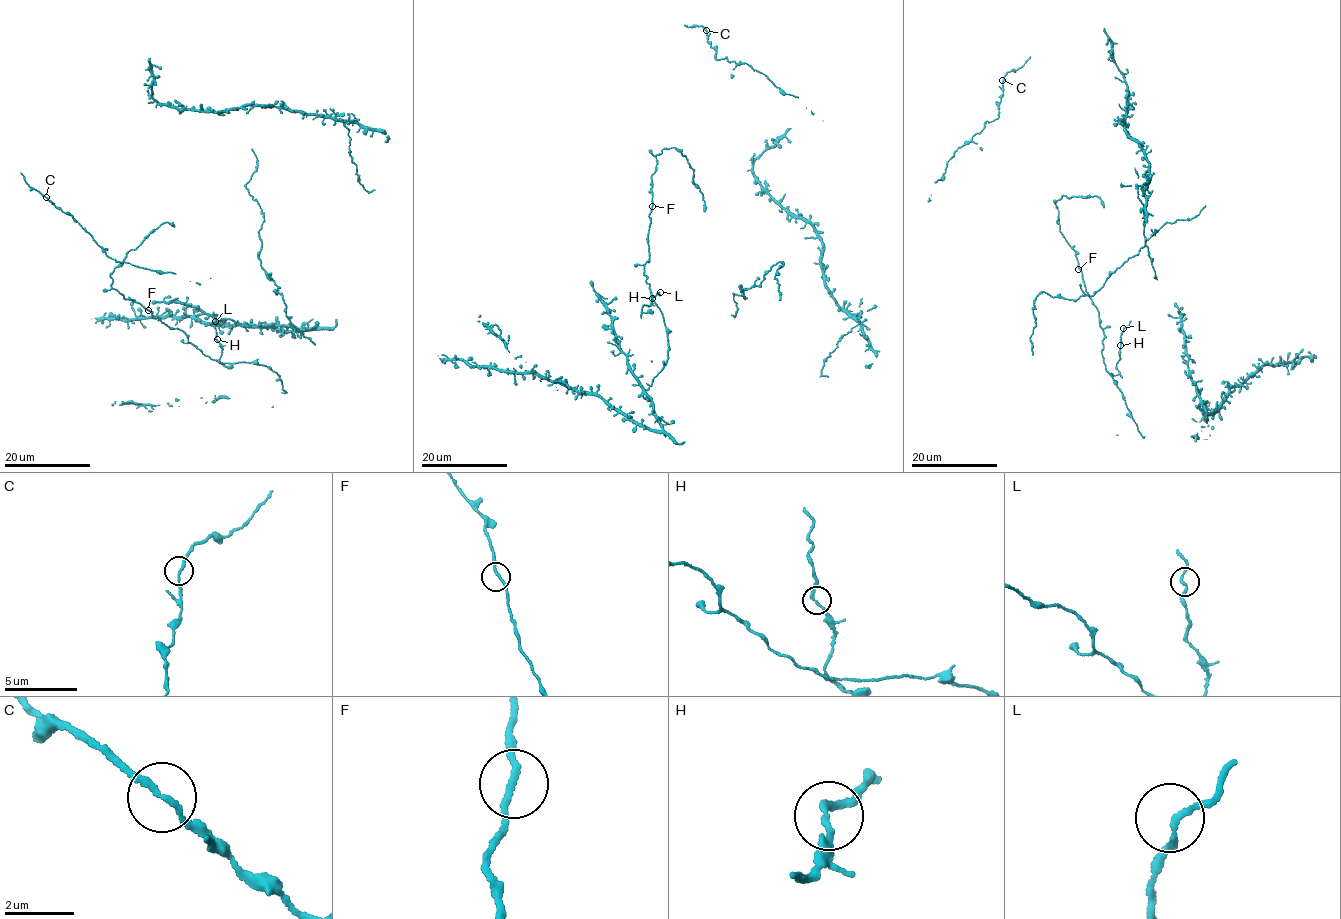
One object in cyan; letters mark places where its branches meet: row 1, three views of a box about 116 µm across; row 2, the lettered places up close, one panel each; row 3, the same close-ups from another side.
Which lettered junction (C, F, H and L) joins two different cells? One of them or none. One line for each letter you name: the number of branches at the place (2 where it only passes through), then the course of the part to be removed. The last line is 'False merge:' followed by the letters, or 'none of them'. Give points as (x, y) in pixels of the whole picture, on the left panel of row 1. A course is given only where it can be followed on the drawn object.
False merge: none of them

